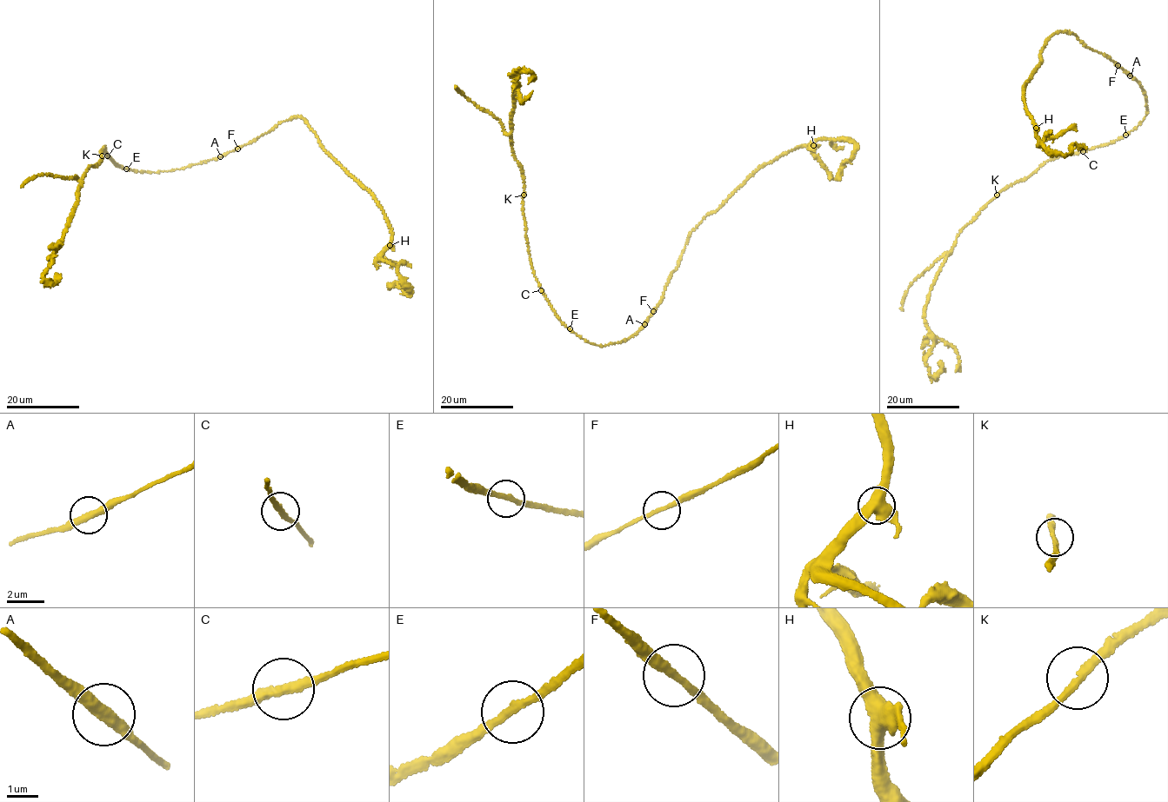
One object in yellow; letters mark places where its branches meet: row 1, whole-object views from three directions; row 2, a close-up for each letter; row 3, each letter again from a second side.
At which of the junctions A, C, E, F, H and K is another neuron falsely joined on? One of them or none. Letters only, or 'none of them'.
none of them

